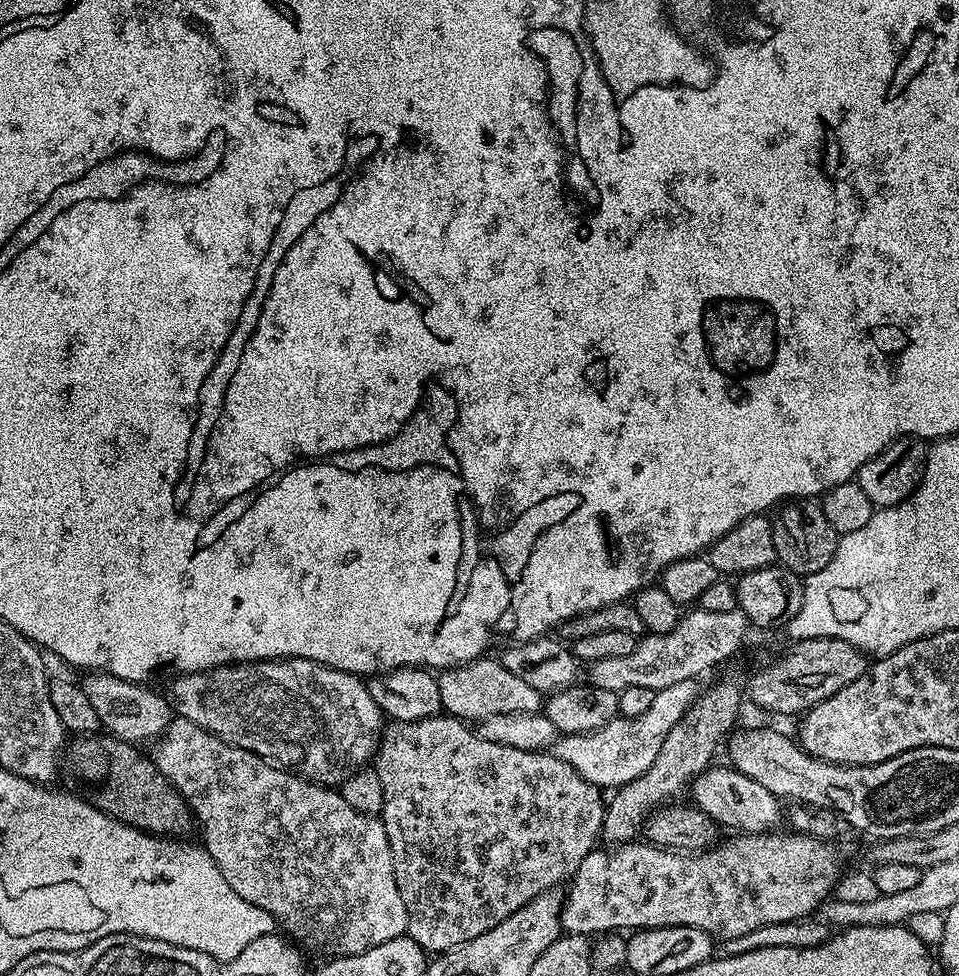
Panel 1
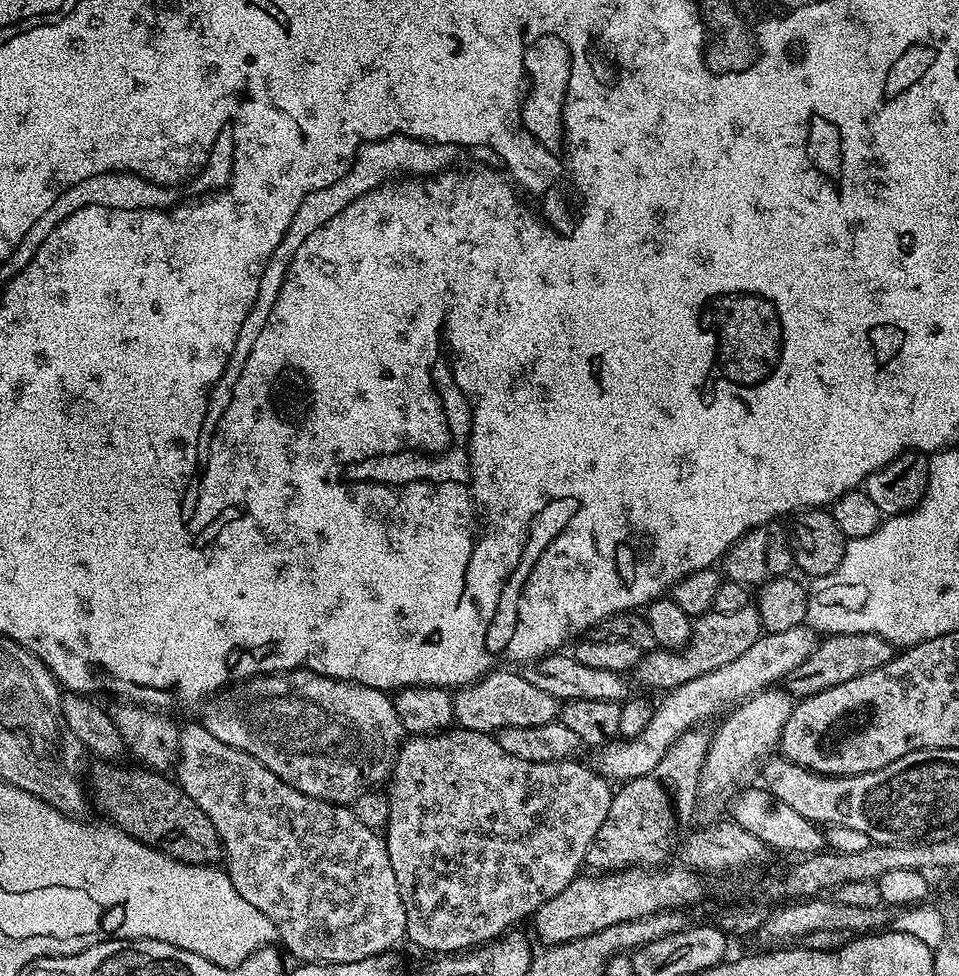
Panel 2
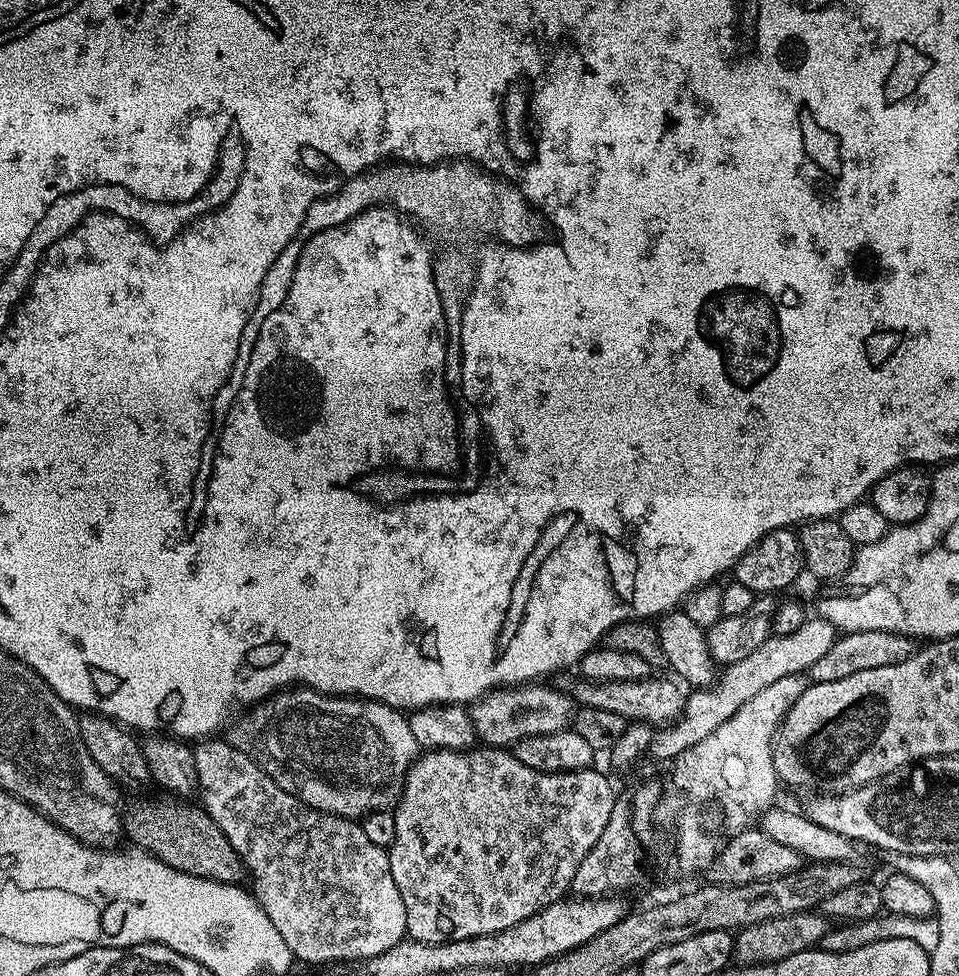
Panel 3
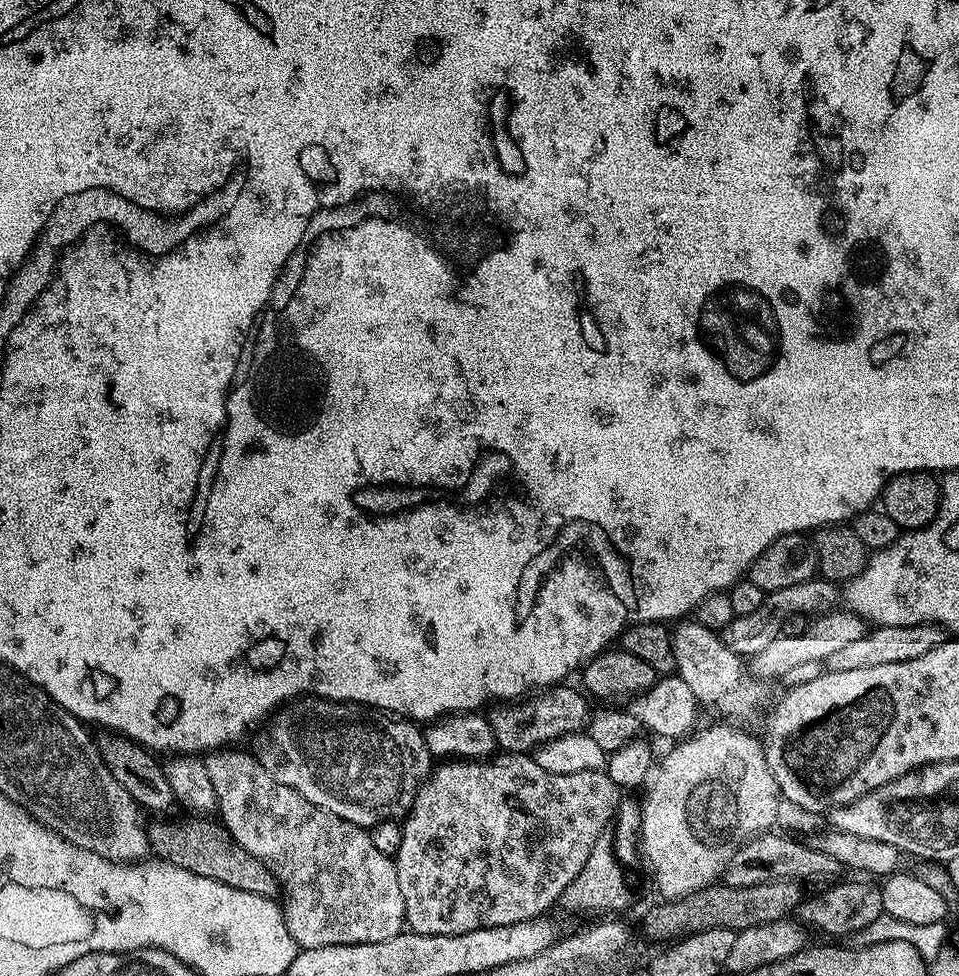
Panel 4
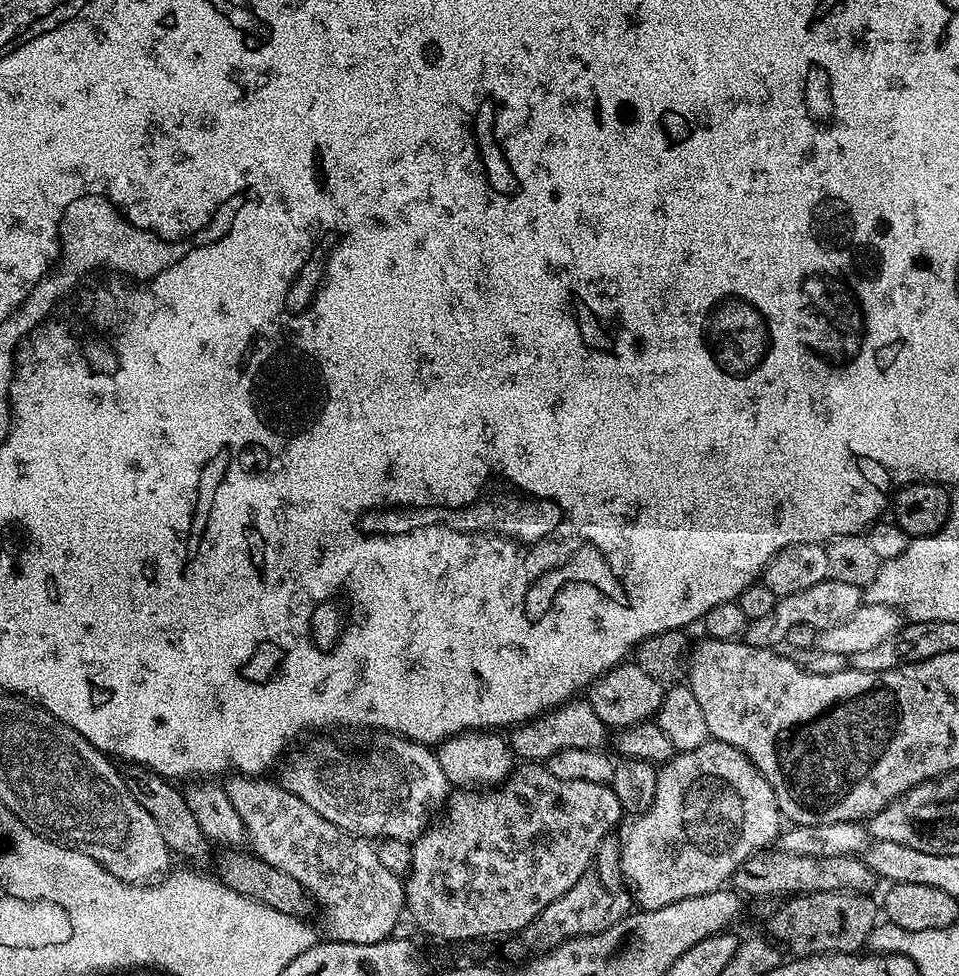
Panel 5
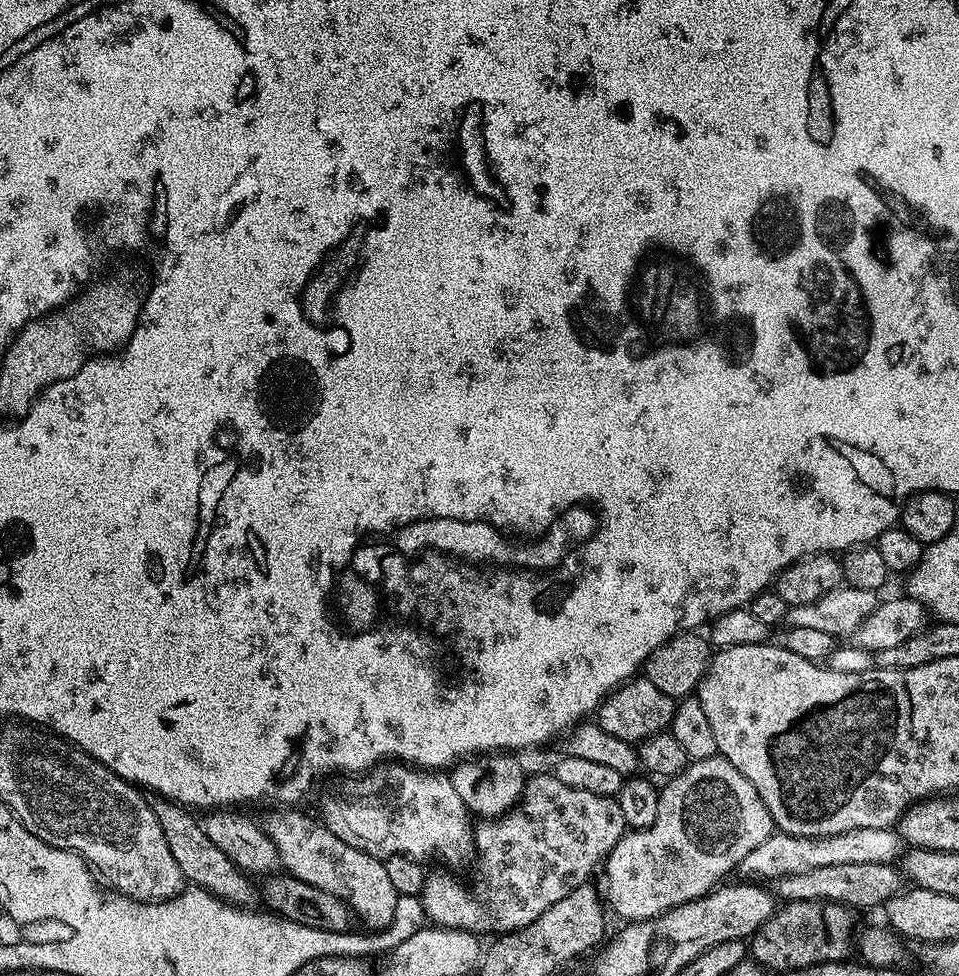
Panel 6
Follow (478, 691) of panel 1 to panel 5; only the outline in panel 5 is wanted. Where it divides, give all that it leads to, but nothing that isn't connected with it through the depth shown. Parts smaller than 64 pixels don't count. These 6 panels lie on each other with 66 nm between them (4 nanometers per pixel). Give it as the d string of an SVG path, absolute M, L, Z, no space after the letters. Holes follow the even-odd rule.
M573 698L567 704L560 705L559 708L543 712L535 720L515 725L510 732L513 757L524 762L547 762L550 757L562 750L574 750L575 748L600 750L605 747L603 744L607 740L609 743L609 729L604 727L602 718L594 714L594 710L584 698Z

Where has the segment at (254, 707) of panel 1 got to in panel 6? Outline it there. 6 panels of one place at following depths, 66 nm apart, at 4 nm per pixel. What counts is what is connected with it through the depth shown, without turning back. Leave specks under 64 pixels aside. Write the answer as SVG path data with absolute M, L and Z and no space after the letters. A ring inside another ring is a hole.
M385 762L355 778L344 778L321 802L324 827L346 846L362 850L378 860L407 856L417 862L445 860L452 870L473 863L477 855L474 820L454 791L451 775L425 770L403 762Z

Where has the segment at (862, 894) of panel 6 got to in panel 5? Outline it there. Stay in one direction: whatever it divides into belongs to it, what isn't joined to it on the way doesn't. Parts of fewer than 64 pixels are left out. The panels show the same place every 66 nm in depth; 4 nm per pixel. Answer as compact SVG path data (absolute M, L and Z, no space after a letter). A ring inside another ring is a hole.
M763 850L753 853L740 864L732 875L730 884L735 891L745 897L751 896L809 896L815 892L862 892L875 893L878 877L864 860L855 856L835 856L834 858L814 858L802 854L790 854L779 850Z

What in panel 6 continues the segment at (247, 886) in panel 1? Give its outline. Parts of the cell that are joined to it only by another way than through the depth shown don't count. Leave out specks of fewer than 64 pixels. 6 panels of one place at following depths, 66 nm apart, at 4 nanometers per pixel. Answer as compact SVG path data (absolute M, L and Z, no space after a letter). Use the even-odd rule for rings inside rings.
M300 810L272 811L276 812L269 814L262 827L278 850L283 871L302 882L310 882L310 886L318 886L318 890L326 890L326 894L345 900L353 913L369 924L369 929L387 928L398 897L386 875L384 861L362 850L354 850L354 846L346 846L346 842L324 827L319 819L311 820L306 813L296 812Z

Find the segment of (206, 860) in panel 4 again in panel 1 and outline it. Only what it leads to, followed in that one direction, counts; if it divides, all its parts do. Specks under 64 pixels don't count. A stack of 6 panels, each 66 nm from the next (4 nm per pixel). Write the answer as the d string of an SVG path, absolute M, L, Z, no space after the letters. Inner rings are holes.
M80 734L76 740L67 745L62 753L62 772L68 775L76 786L75 791L83 796L89 804L98 810L110 814L115 820L141 828L153 836L169 838L187 837L187 832L194 828L194 817L182 794L158 770L155 759L151 755L143 756L141 749L134 744L127 744L111 734Z

